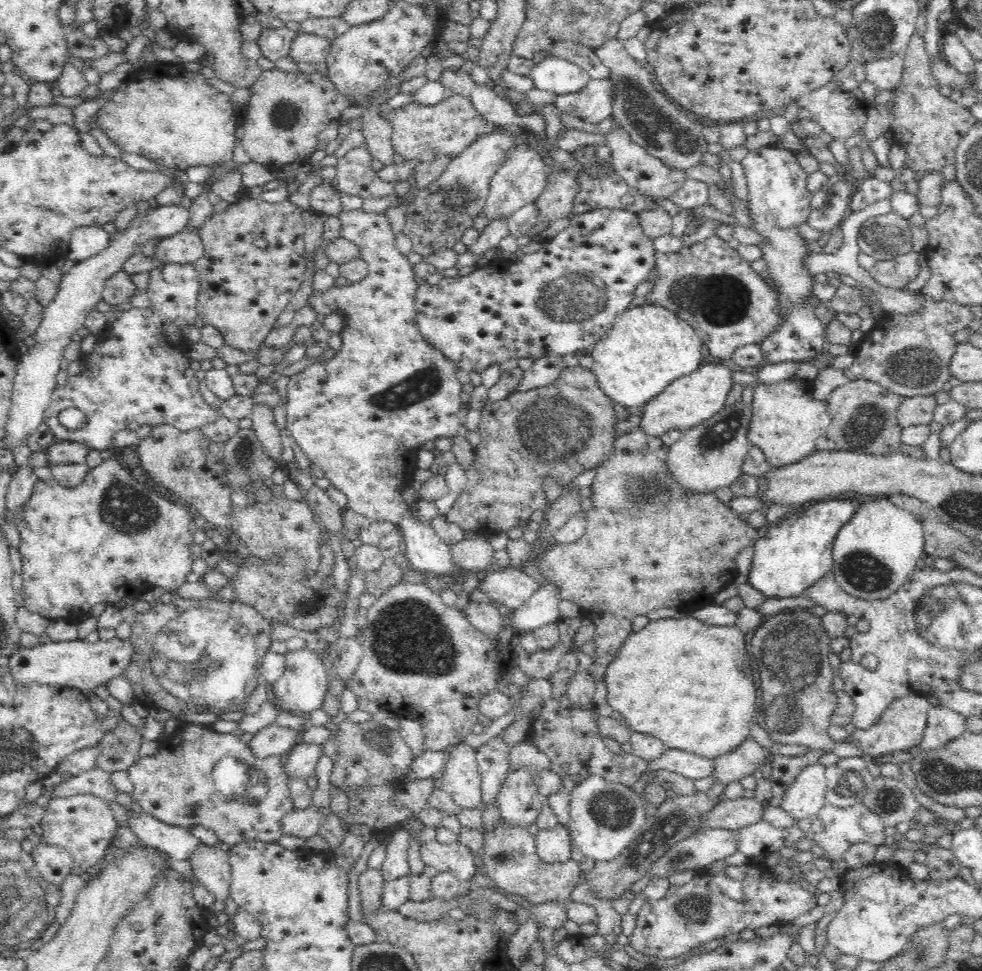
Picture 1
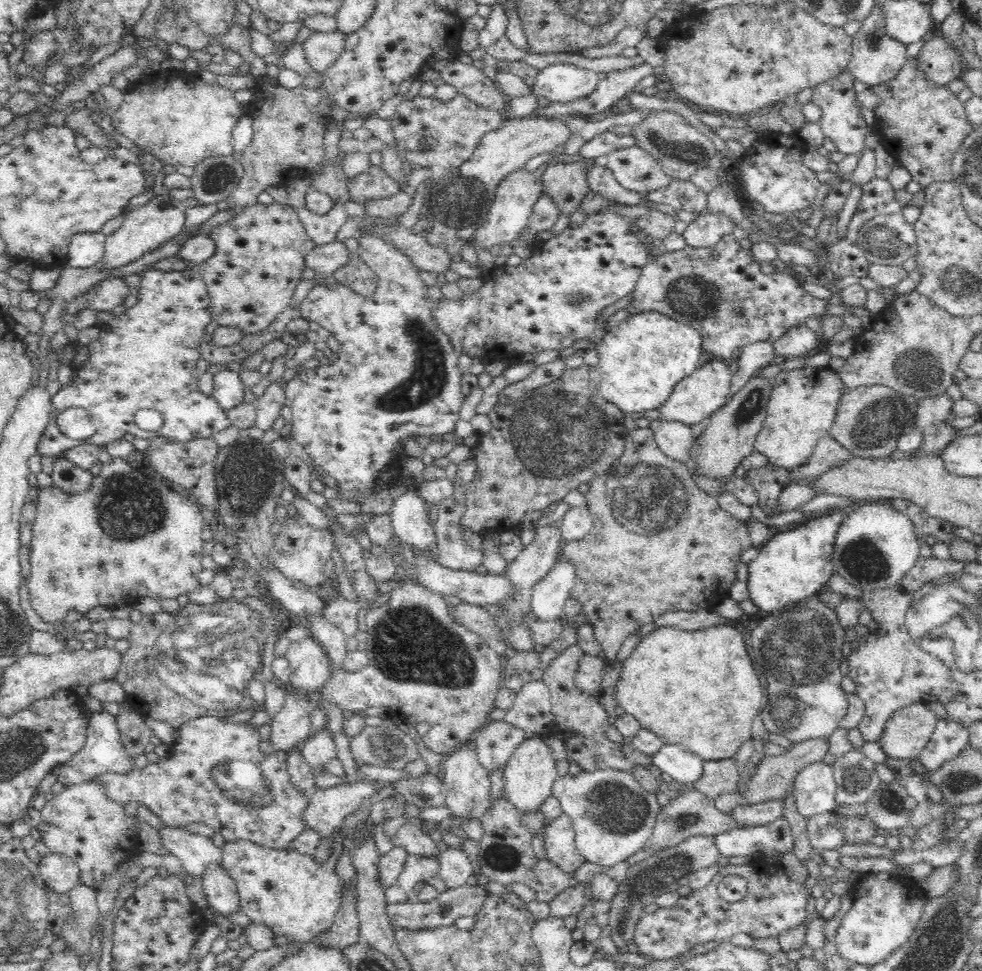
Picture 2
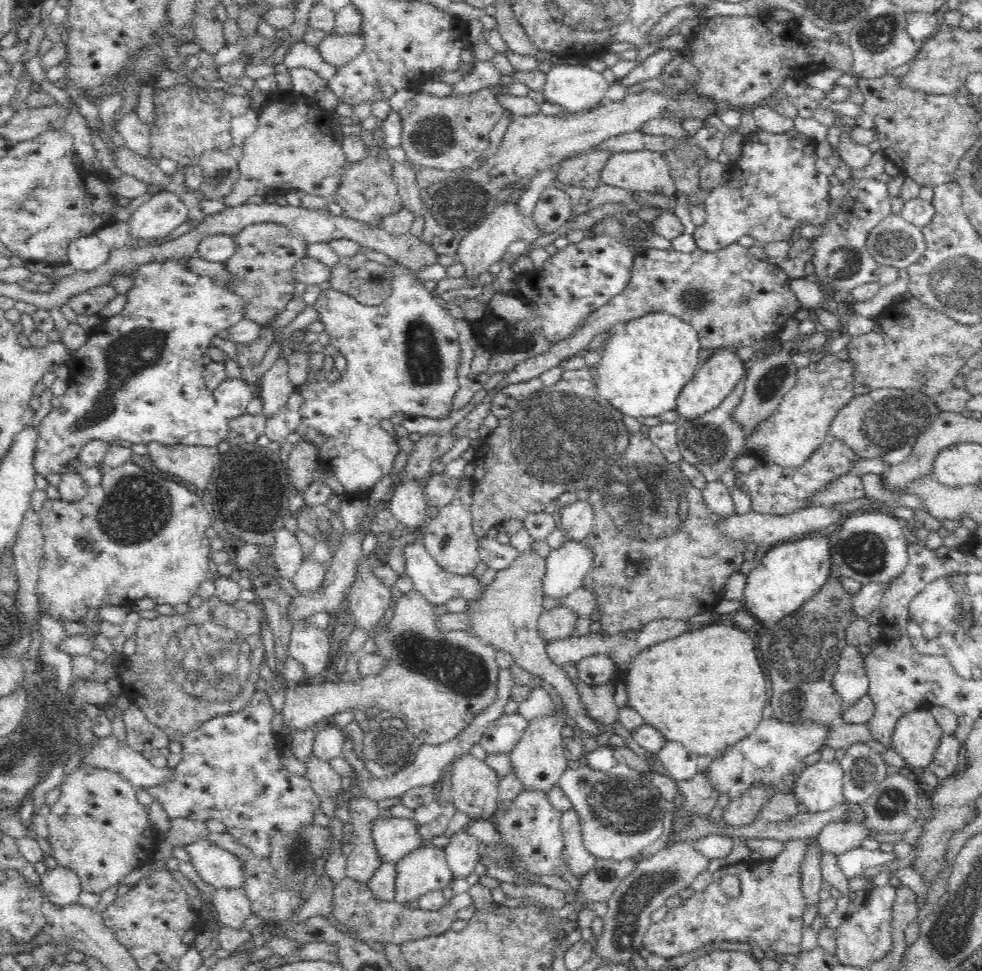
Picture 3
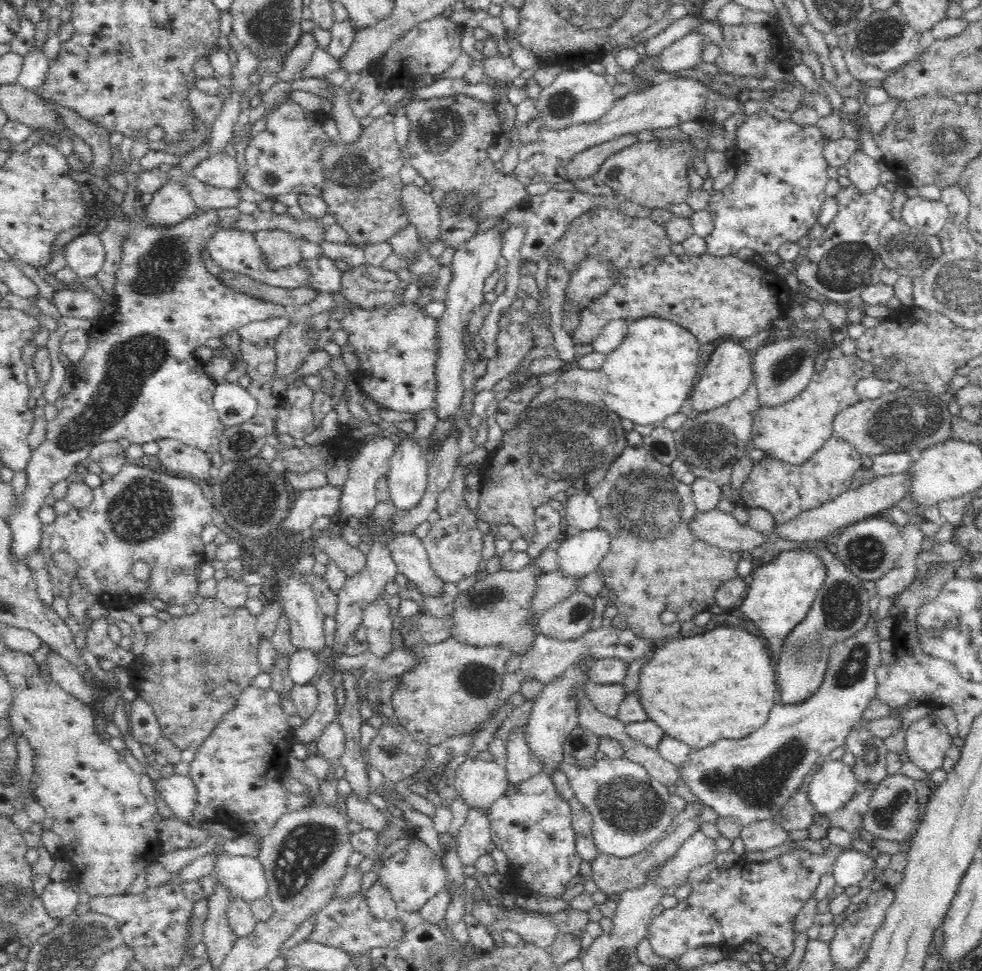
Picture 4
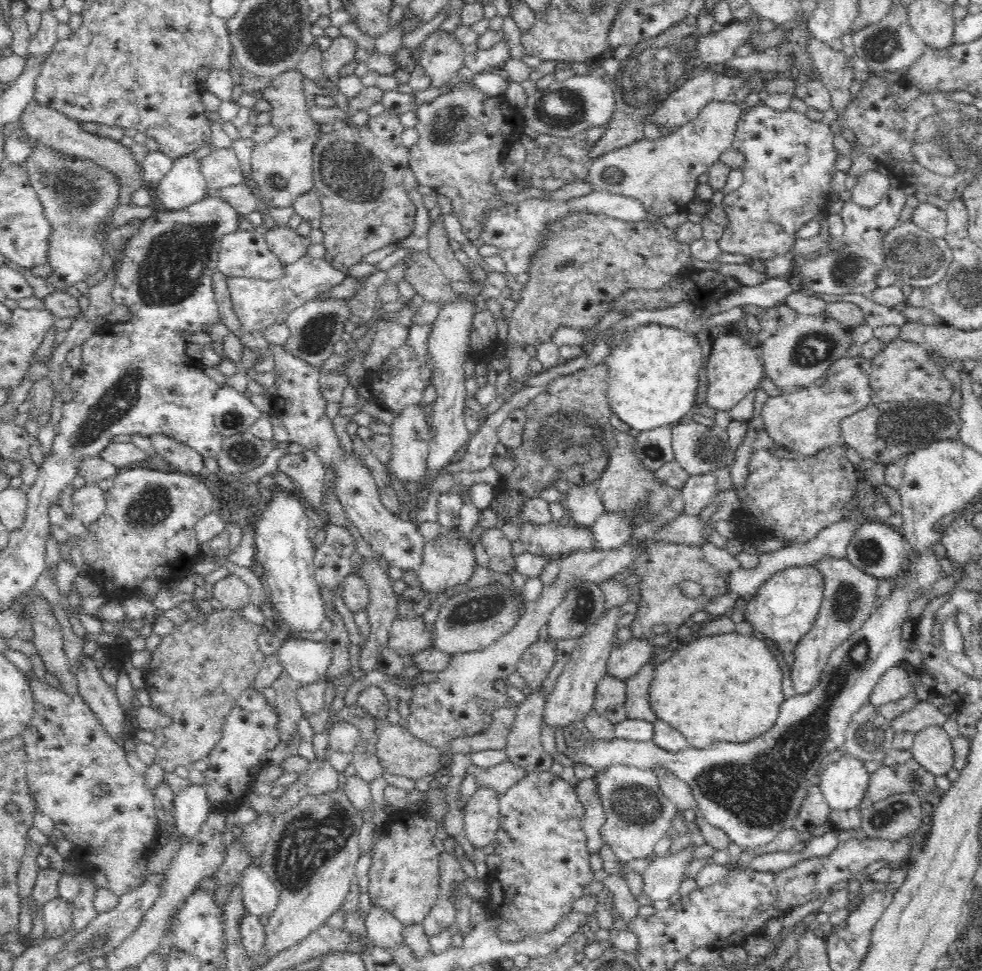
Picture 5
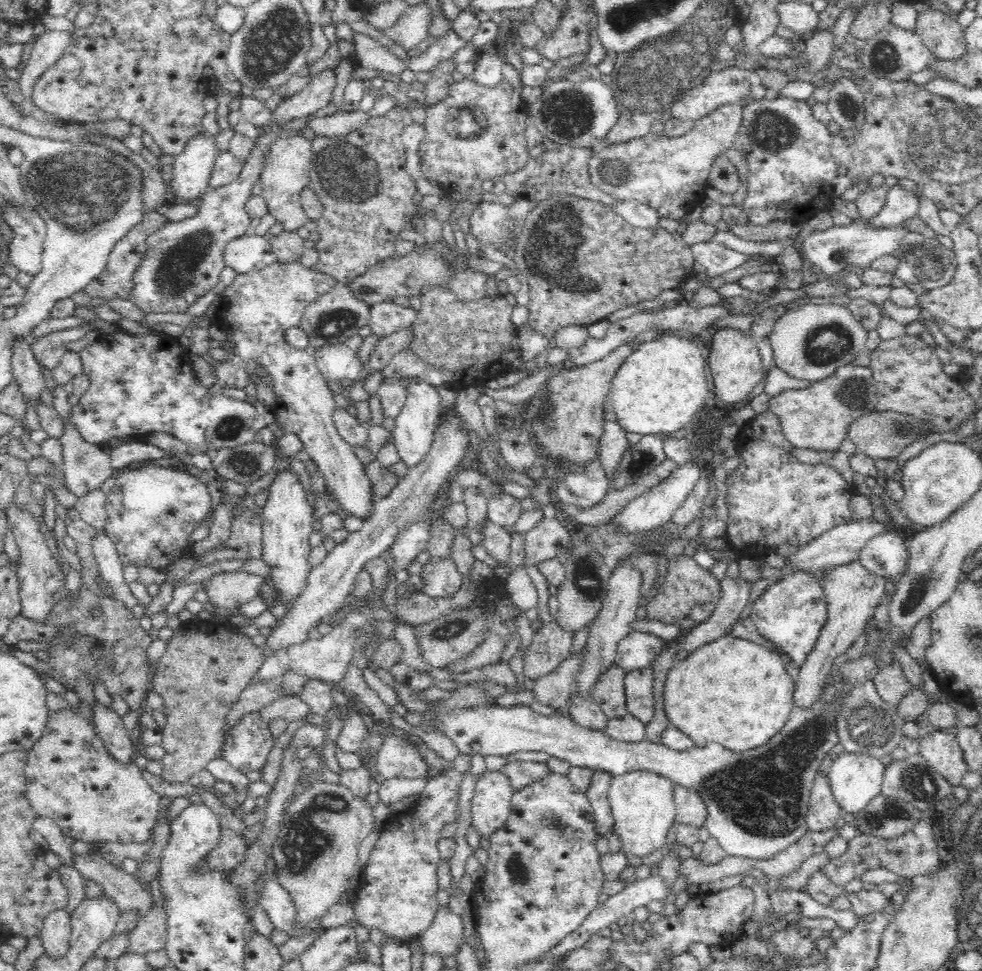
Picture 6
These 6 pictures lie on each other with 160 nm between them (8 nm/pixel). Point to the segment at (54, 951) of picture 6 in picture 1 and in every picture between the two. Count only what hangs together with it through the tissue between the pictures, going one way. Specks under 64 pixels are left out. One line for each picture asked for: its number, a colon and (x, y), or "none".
1: (54, 863)
2: (59, 871)
3: (62, 884)
4: (60, 898)
5: (57, 912)

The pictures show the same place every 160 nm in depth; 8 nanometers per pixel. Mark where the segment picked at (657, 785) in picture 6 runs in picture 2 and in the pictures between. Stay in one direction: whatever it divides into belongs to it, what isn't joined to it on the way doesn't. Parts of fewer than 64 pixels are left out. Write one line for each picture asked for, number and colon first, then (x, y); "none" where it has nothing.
2: (612, 816)
3: (620, 813)
4: (629, 809)
5: (637, 814)

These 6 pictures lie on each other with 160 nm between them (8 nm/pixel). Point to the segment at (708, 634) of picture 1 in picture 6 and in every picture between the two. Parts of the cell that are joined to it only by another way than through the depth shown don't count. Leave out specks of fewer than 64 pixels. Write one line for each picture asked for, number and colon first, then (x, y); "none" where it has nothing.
2: (695, 688)
3: (704, 688)
4: (698, 689)
5: (728, 686)
6: (733, 691)

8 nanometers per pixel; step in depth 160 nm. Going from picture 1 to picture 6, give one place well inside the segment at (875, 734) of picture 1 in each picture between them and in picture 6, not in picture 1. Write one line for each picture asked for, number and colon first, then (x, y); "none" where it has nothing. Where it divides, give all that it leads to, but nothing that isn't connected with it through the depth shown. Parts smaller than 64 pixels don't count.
2: (906, 732)
3: (916, 733)
4: (926, 741)
5: (932, 748)
6: (940, 748)

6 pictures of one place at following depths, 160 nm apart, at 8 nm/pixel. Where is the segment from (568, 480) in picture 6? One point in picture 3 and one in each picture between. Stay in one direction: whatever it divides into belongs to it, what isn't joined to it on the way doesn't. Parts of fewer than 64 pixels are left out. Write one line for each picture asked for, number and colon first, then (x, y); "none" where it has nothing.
3: (577, 519)
4: (582, 511)
5: (583, 502)

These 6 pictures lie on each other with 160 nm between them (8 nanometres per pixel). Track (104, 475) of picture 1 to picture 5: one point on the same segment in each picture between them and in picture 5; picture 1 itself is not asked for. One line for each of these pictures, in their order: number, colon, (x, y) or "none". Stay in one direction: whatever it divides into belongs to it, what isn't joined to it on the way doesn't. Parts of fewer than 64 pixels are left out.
2: (126, 536)
3: (134, 535)
4: (138, 515)
5: (148, 529)

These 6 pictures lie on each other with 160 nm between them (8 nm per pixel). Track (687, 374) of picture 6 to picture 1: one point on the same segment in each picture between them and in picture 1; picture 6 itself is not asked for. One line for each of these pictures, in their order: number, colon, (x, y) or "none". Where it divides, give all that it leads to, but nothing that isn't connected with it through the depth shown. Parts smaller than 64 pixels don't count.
1: (649, 346)
2: (640, 360)
3: (646, 361)
4: (648, 377)
5: (652, 373)

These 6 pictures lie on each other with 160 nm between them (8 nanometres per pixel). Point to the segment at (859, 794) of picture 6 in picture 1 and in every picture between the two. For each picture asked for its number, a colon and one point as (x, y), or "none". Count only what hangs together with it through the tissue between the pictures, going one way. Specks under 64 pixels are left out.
1: (804, 796)
2: (814, 787)
3: (818, 787)
4: (832, 784)
5: (843, 783)

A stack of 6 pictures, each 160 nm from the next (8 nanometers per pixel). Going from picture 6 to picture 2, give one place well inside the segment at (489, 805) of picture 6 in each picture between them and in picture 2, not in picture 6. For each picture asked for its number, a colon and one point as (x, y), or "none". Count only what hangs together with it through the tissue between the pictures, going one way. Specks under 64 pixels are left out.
2: (455, 868)
3: (461, 852)
4: (470, 842)
5: (481, 814)

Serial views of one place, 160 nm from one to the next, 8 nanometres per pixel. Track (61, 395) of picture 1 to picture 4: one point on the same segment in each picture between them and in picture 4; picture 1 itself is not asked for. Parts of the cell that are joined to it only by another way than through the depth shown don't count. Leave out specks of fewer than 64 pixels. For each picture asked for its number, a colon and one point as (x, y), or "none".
2: (145, 358)
3: (138, 377)
4: (139, 379)

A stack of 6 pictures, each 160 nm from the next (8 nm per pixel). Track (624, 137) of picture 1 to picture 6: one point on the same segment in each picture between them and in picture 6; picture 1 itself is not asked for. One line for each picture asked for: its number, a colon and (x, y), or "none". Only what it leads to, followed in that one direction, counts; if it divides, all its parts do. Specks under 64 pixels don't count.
2: (634, 168)
3: (642, 171)
4: (652, 175)
5: (662, 174)
6: (669, 174)

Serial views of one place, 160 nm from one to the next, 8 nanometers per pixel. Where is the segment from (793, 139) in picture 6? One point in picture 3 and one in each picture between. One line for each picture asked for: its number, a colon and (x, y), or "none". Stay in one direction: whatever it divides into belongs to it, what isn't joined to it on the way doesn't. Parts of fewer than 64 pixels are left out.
3: (780, 190)
4: (779, 191)
5: (790, 160)

